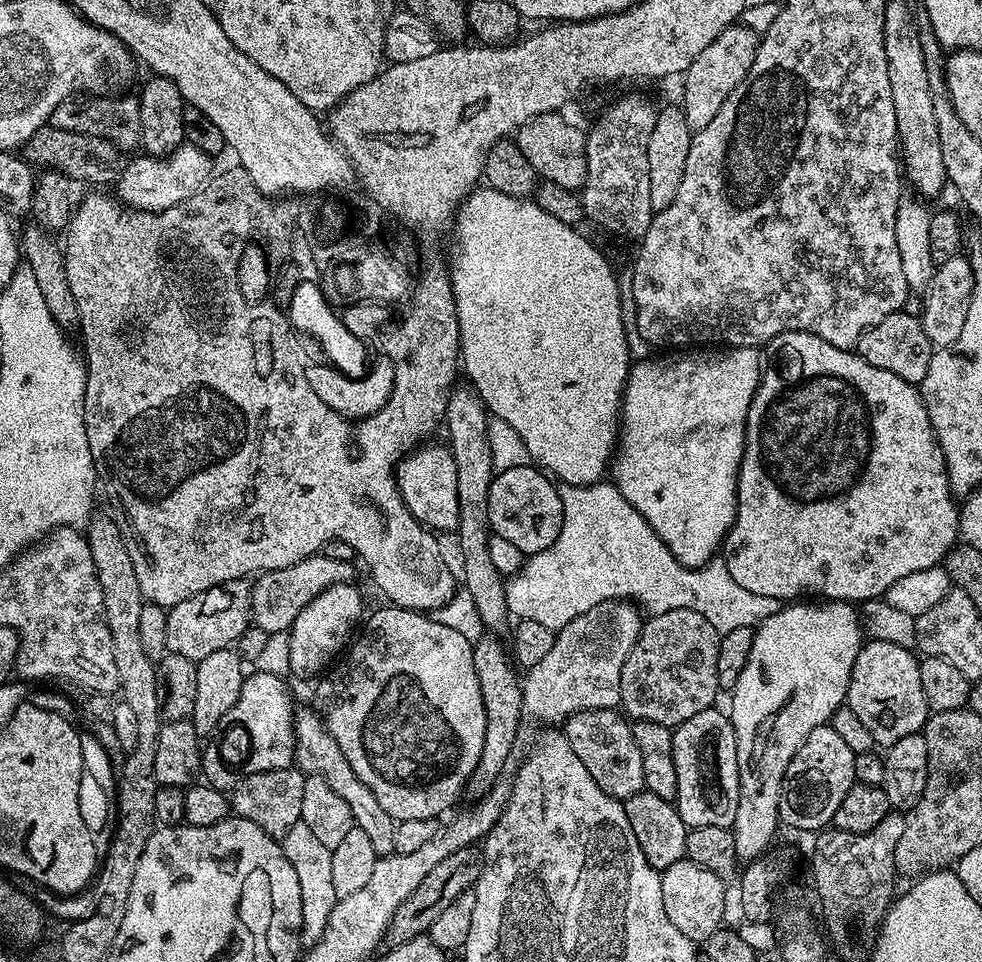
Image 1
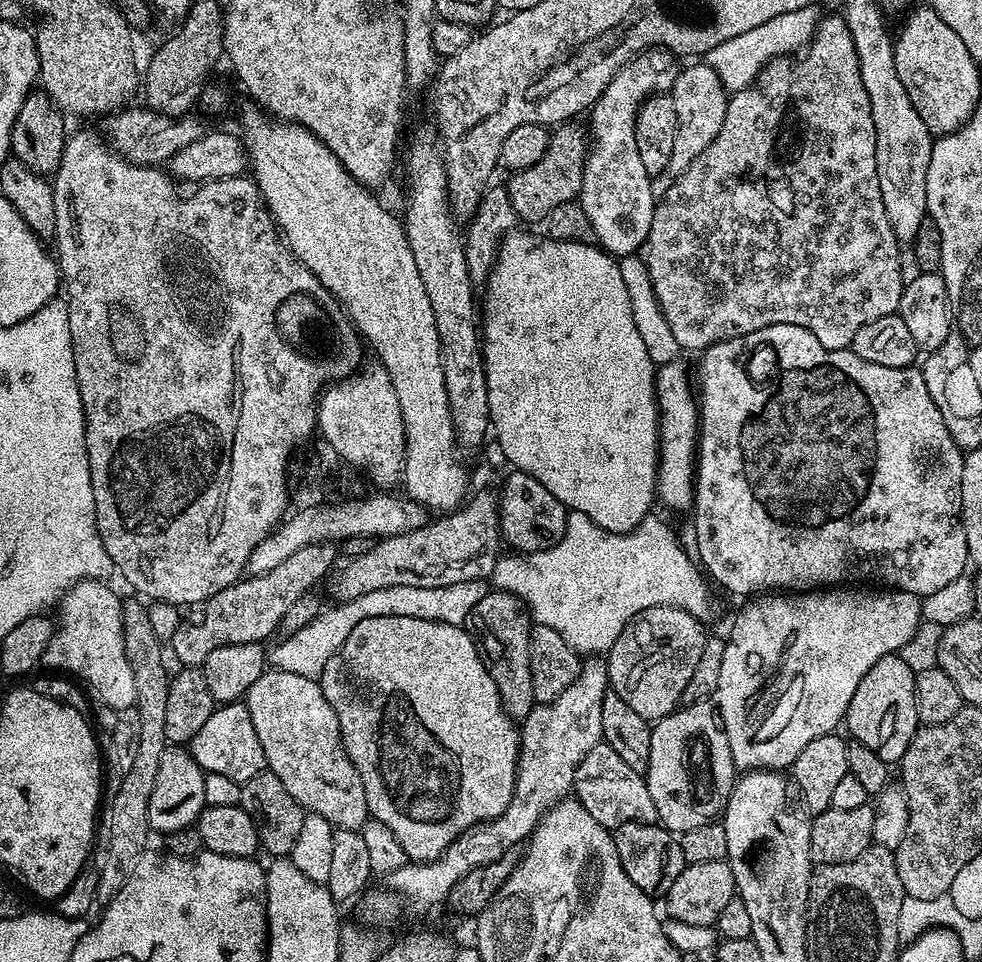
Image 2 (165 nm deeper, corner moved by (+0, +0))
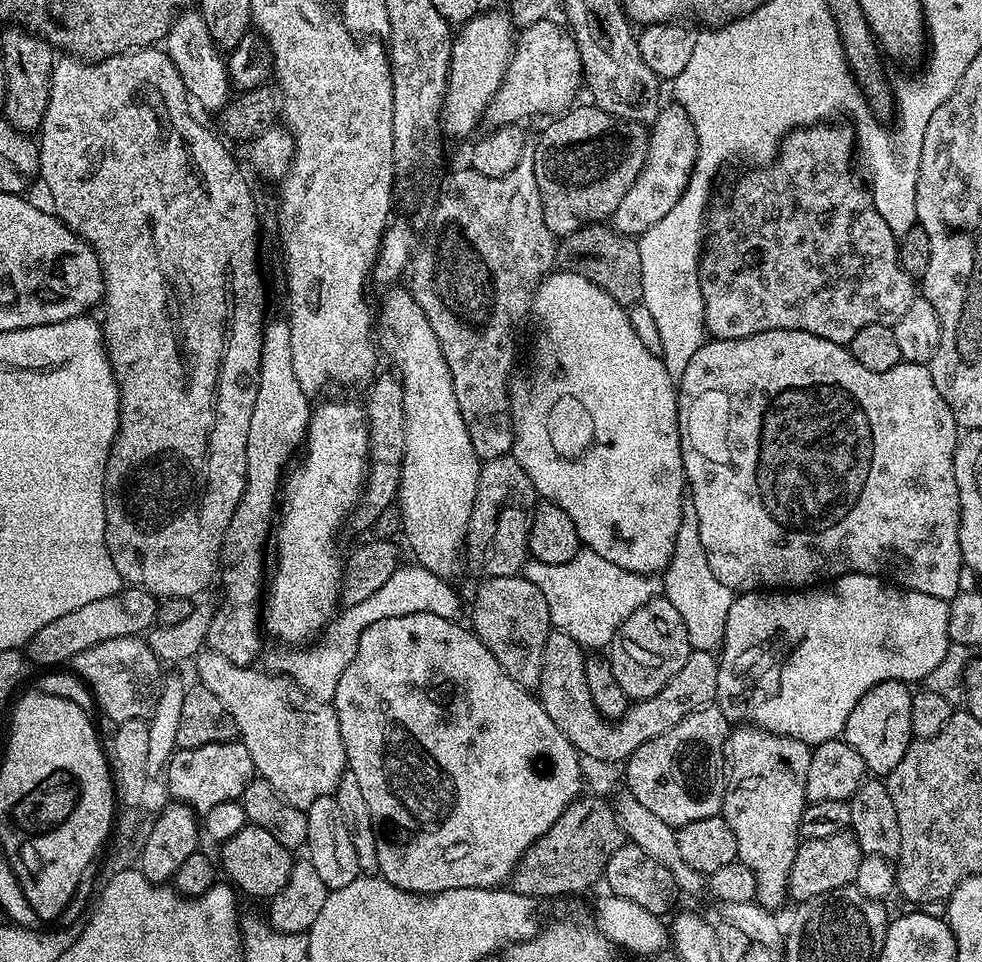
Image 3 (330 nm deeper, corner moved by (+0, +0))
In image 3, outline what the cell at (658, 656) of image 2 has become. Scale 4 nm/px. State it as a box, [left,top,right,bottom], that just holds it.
[610,598,693,702]

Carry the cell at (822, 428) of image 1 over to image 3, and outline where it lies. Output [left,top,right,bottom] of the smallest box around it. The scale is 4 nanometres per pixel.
[676,330,964,602]

